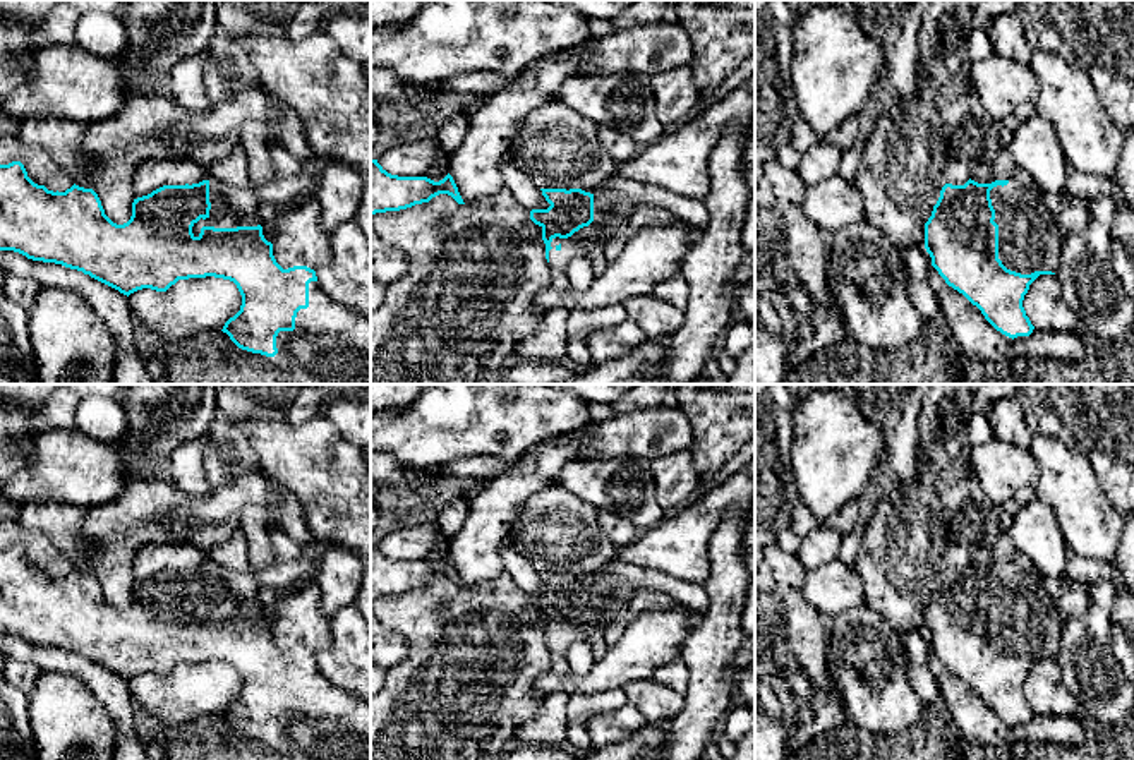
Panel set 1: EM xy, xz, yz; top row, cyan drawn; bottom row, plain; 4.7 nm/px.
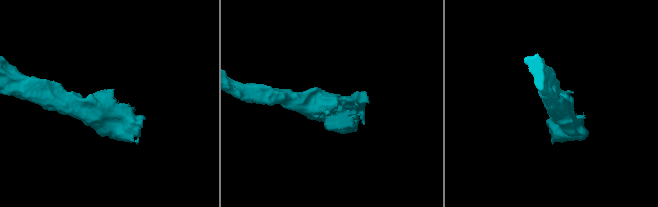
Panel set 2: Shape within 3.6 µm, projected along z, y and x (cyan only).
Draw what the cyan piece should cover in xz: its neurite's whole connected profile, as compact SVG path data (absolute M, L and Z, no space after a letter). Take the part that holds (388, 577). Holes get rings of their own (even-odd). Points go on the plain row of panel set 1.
M371 544L371 600L429 587L439 578L448 578L458 588L465 588L449 558L439 566L427 561L398 561L388 558L377 544Z

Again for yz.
M969 563L964 570L945 568L925 607L925 633L932 650L949 671L976 690L997 715L1012 724L1033 717L1034 710L1022 685L1040 659L1055 659L1064 623L1043 582L1016 564L978 568Z

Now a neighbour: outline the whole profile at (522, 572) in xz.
M508 542L501 546L501 558L506 573L522 590L530 595L547 594L551 590L535 566L527 558L518 554Z

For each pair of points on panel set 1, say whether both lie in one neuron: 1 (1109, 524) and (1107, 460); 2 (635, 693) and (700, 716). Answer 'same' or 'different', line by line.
1: different
2: different

